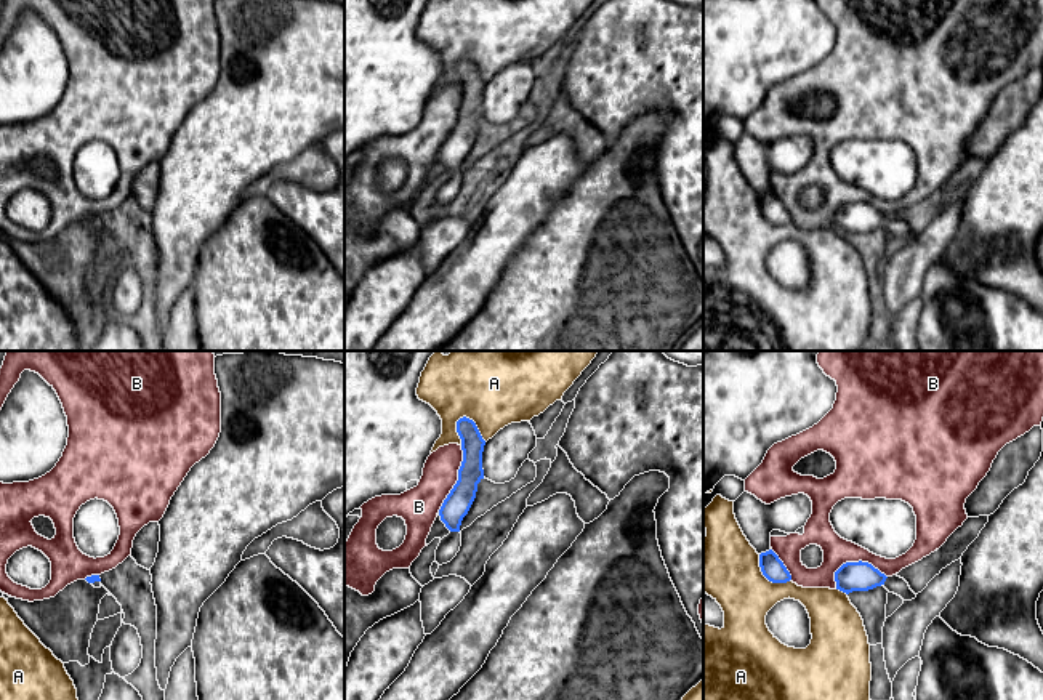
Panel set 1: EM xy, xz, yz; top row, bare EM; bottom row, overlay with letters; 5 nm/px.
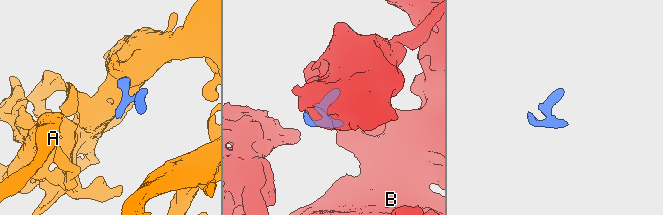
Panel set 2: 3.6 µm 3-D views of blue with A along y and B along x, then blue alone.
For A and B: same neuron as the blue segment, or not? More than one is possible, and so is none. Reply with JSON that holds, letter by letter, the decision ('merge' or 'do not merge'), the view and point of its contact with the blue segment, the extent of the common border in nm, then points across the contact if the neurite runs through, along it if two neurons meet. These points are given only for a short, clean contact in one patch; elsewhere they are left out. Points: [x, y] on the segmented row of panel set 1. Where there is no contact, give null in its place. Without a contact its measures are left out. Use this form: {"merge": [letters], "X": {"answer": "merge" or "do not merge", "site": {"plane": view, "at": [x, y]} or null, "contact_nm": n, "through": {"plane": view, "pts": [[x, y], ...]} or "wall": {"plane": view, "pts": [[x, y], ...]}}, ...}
{"merge": [], "A": {"answer": "do not merge", "site": {"plane": "xz", "at": [475, 423]}, "contact_nm": 190}, "B": {"answer": "do not merge", "site": {"plane": "yz", "at": [861, 561]}, "contact_nm": 280}}

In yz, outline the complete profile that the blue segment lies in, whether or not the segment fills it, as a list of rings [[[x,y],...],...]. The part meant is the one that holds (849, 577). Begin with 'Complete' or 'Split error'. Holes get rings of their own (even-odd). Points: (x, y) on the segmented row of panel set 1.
Split error. [[[846,562],[835,572],[836,589],[849,594],[852,591],[868,591],[876,586],[884,586],[889,593],[900,596],[904,601],[912,601],[916,594],[908,583],[897,577],[886,577],[868,562]]]

